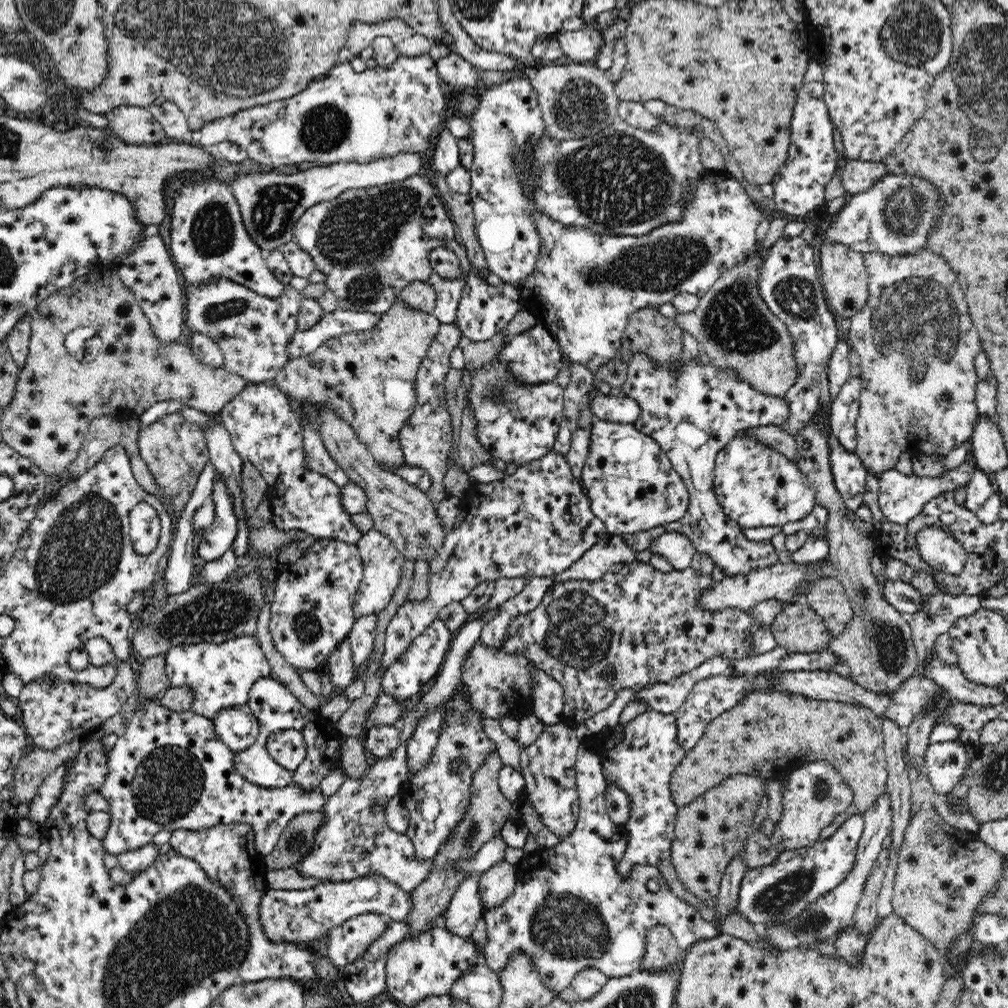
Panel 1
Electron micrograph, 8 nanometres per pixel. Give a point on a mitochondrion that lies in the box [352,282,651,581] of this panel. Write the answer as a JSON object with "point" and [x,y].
{"point":[495,394]}

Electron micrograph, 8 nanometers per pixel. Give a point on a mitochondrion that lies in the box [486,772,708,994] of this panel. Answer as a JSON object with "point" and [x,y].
{"point":[566,926]}

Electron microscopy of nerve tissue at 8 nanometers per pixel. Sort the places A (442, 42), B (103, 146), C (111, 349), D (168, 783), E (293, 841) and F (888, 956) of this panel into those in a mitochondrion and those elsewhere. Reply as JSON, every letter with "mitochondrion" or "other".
{"A":"other","B":"other","C":"other","D":"mitochondrion","E":"mitochondrion","F":"other"}

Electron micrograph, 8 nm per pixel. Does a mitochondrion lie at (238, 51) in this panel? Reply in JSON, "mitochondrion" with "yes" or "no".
{"mitochondrion":"yes"}

